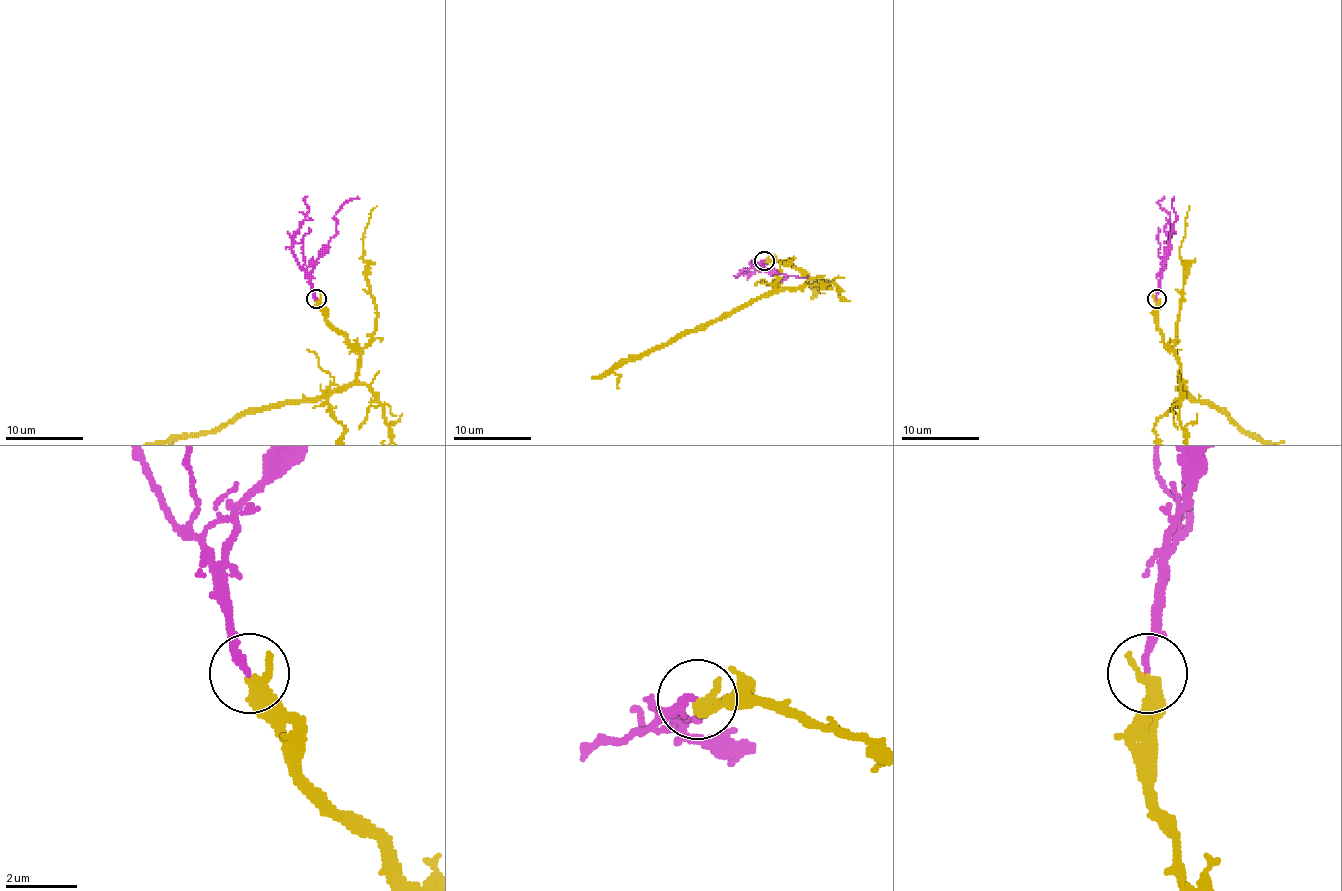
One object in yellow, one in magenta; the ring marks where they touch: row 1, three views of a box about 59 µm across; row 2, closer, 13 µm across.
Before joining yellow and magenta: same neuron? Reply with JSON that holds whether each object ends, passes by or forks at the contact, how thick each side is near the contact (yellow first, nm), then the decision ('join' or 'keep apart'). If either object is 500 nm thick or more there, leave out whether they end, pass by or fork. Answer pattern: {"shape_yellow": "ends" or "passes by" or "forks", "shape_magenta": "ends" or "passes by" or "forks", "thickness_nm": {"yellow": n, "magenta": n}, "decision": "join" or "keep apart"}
{"shape_yellow": "ends", "shape_magenta": "ends", "thickness_nm": {"yellow": 360, "magenta": 200}, "decision": "join"}

